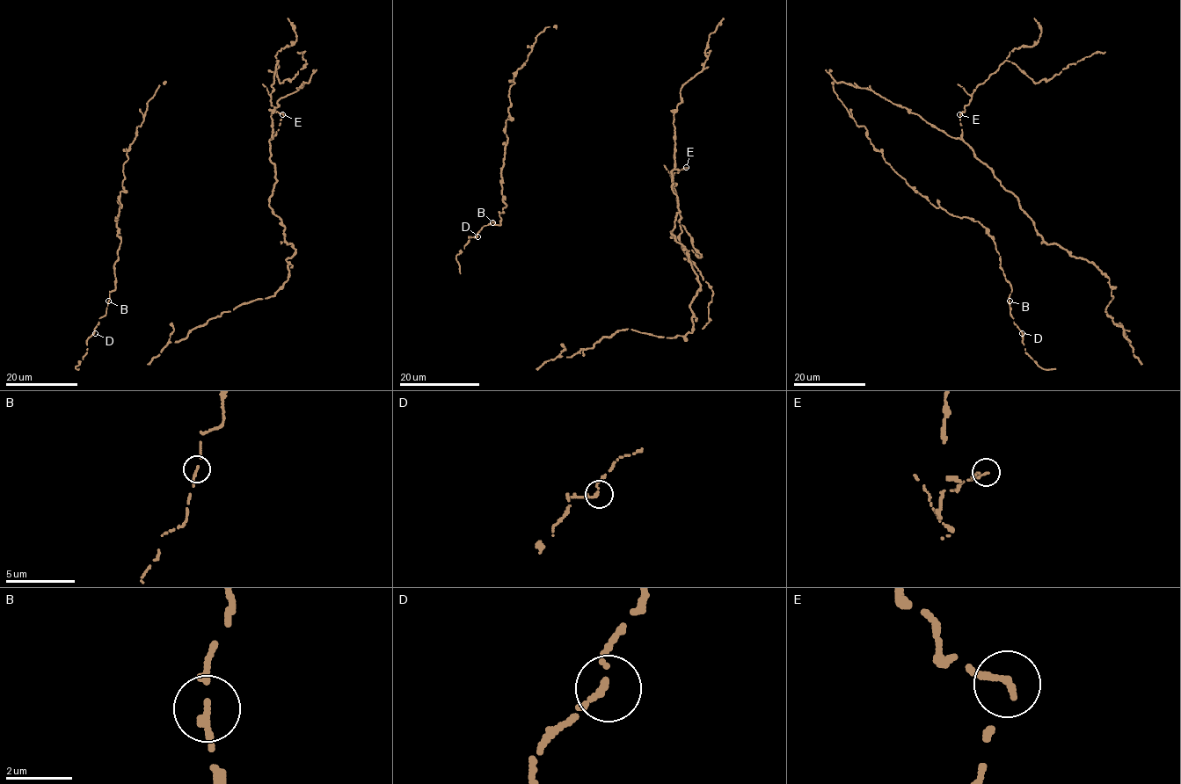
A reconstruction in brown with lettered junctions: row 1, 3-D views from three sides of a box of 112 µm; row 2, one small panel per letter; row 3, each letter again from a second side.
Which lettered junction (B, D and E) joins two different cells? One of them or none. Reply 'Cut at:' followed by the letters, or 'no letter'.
Cut at: no letter

